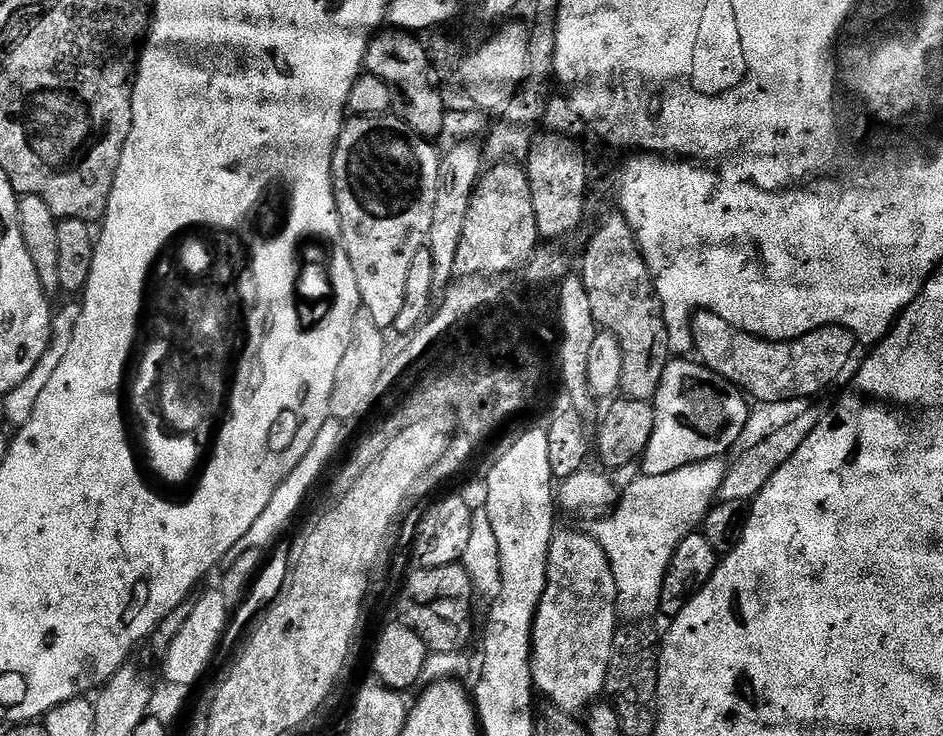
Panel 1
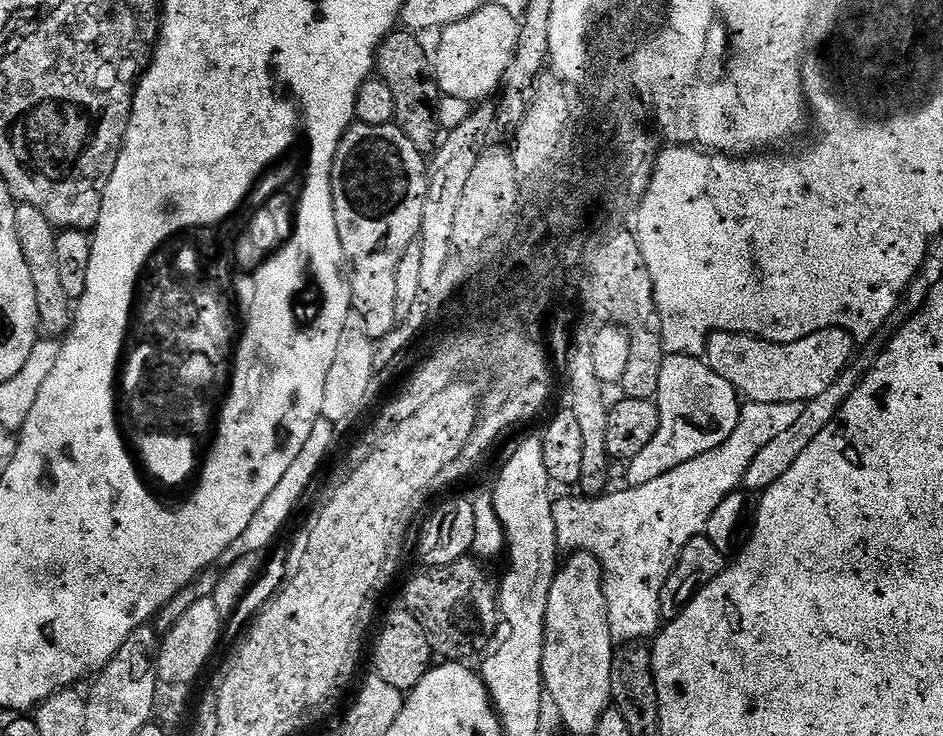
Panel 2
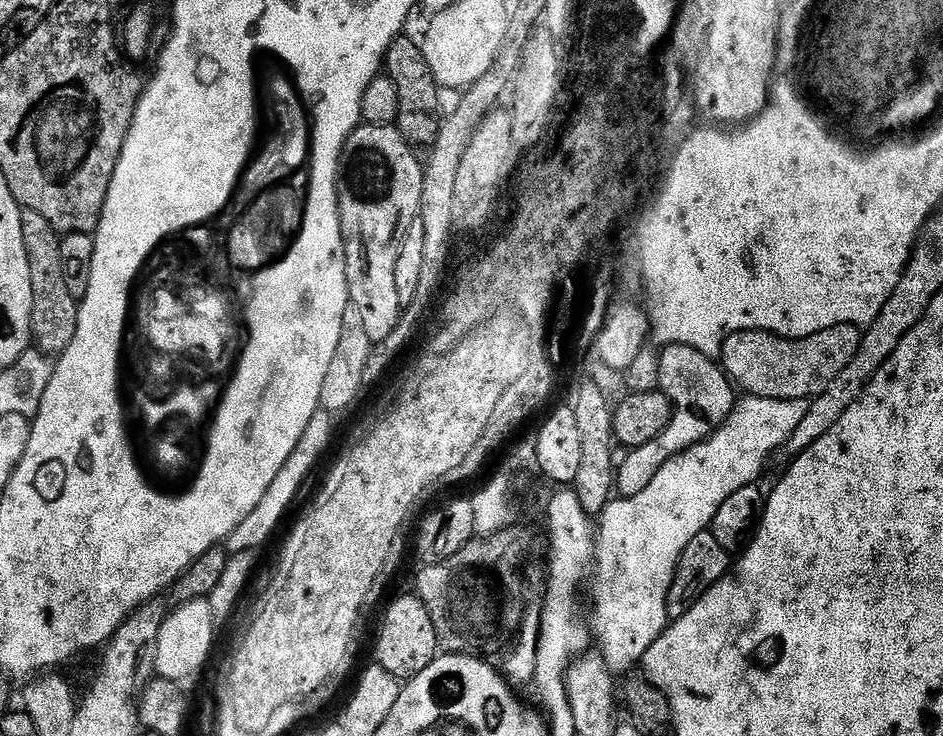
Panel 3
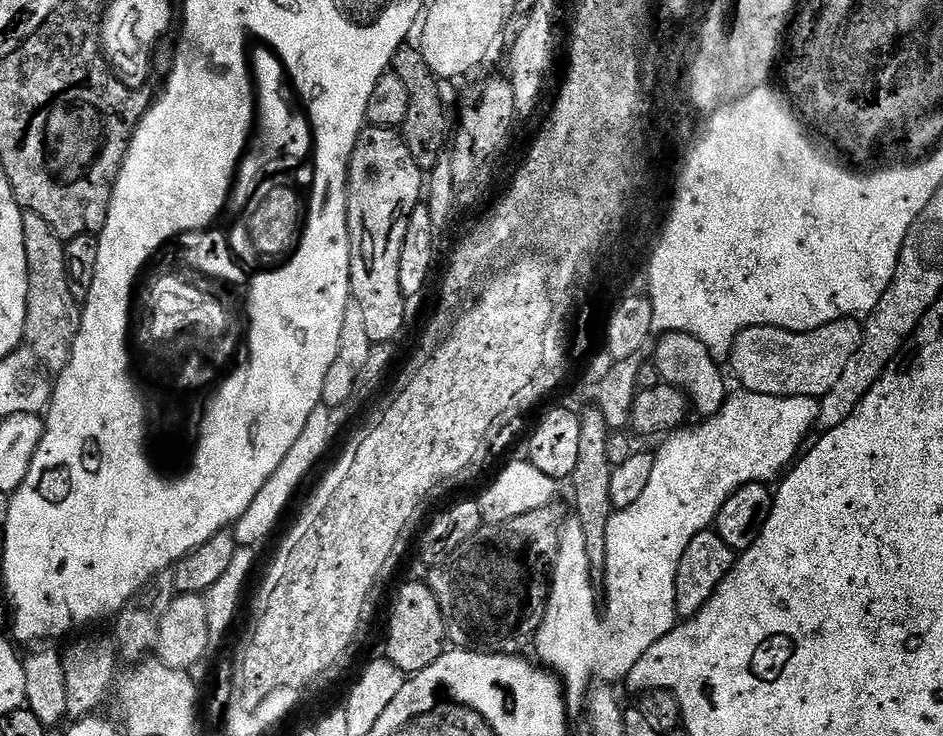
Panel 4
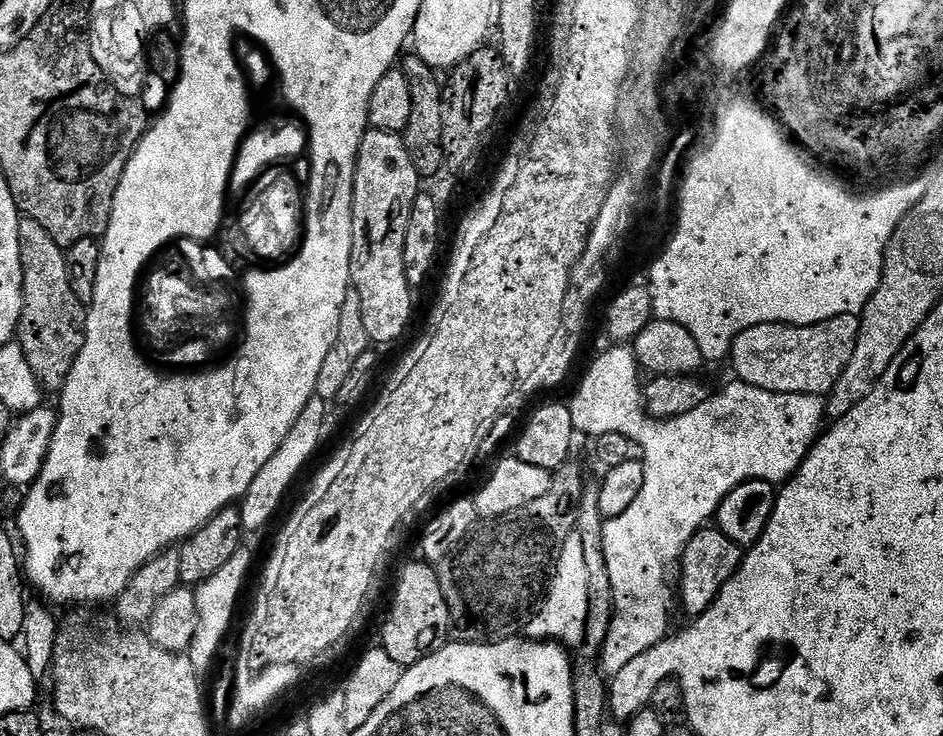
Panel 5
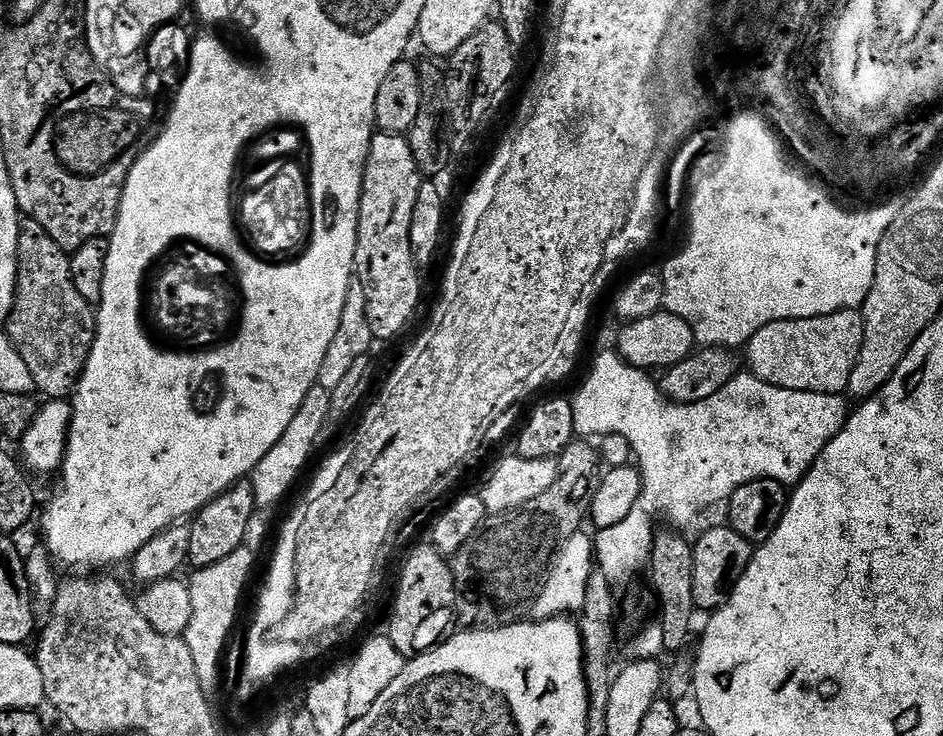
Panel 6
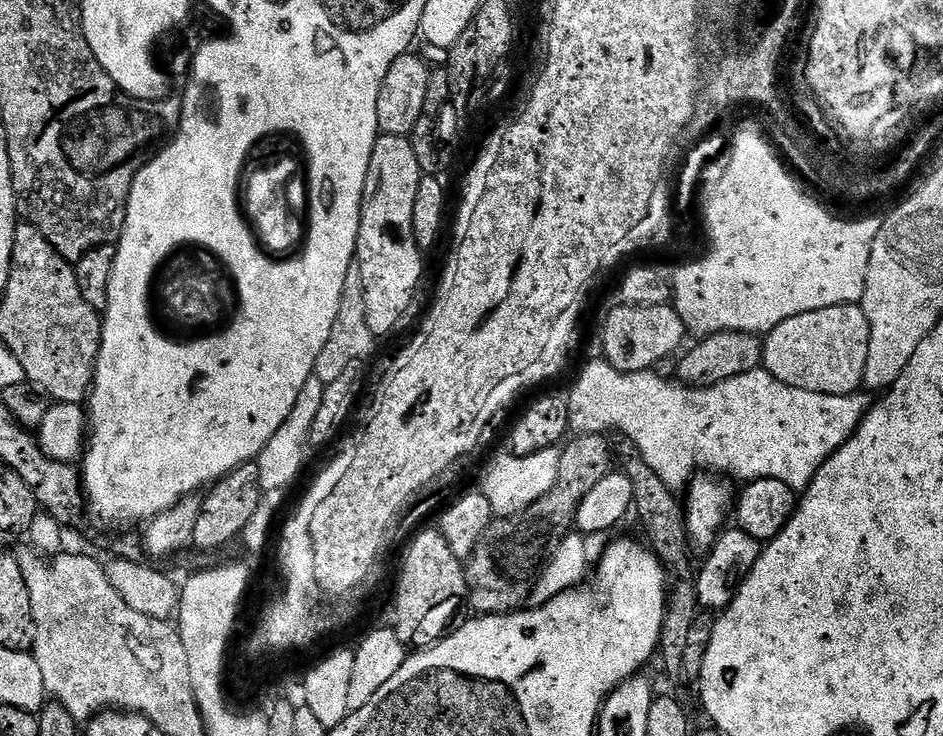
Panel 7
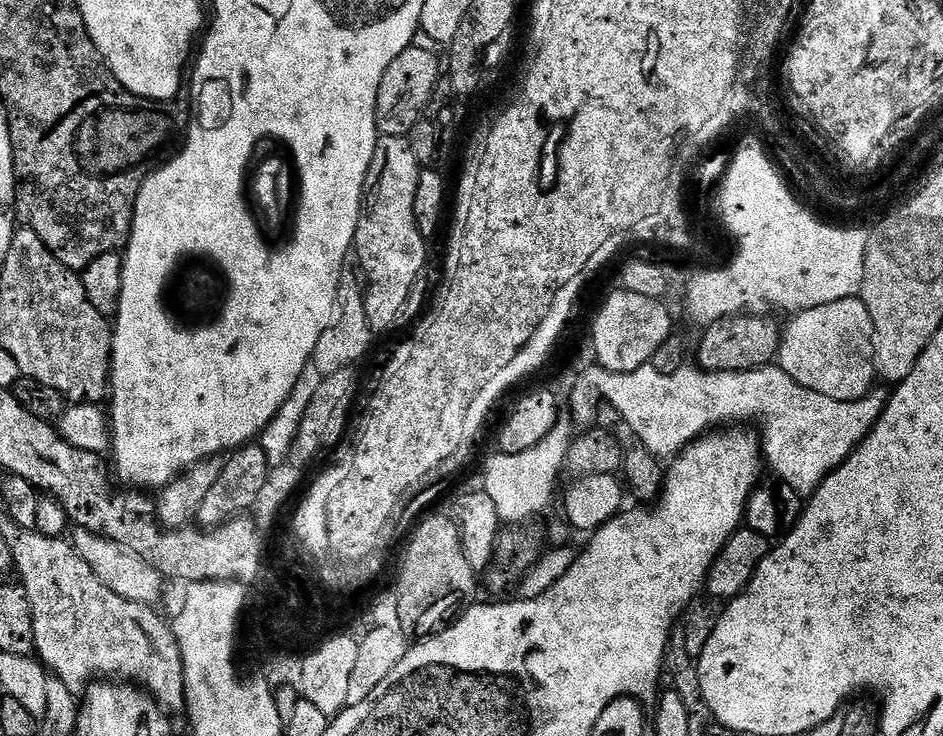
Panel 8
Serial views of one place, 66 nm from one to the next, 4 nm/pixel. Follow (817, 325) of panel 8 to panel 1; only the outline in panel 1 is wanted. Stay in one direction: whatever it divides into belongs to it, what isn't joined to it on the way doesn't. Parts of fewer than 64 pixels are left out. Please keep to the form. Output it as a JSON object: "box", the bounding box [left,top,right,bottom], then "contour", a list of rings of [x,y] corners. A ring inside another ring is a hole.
{"box":[692,312,858,405],"contour":[[[697,312],[692,317],[692,343],[699,363],[714,374],[718,374],[728,384],[732,384],[747,394],[753,401],[761,400],[761,405],[783,404],[790,400],[808,400],[828,388],[848,368],[852,355],[858,351],[856,337],[844,328],[819,328],[797,340],[760,340],[732,328],[725,320],[713,312]]]}

